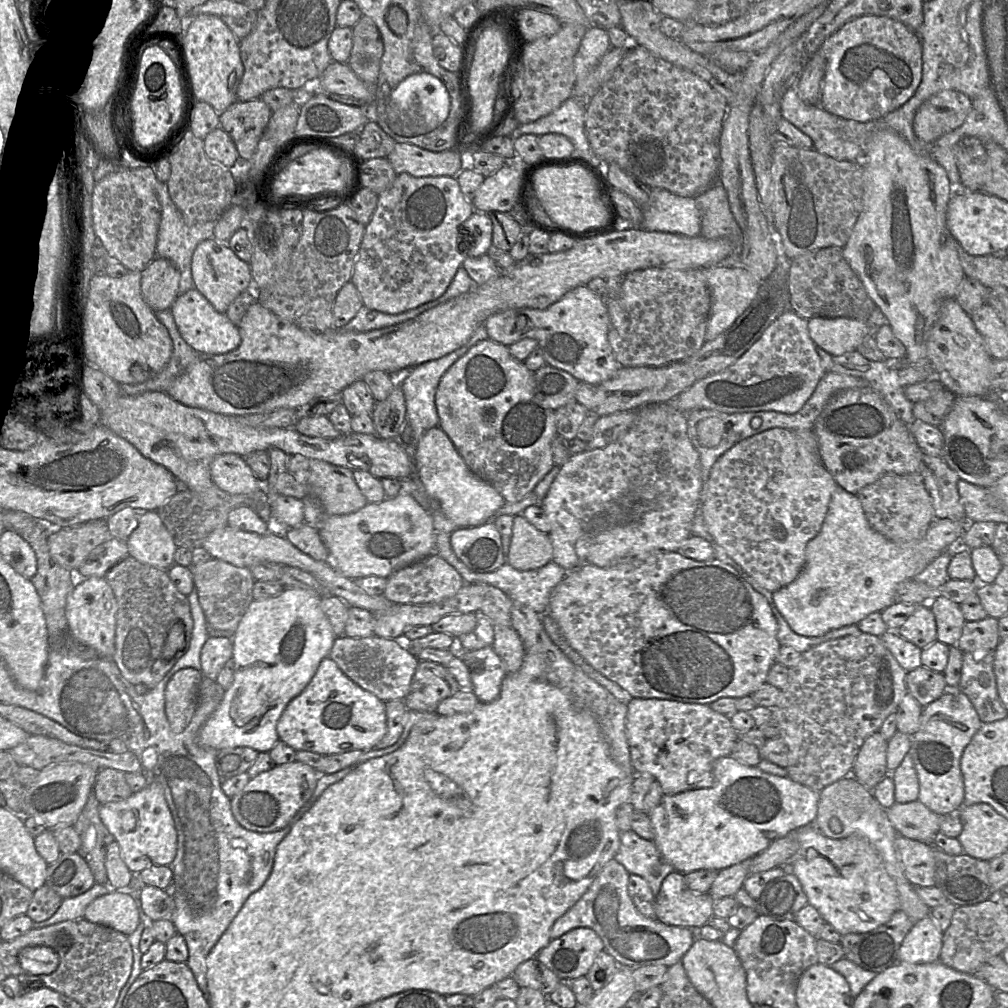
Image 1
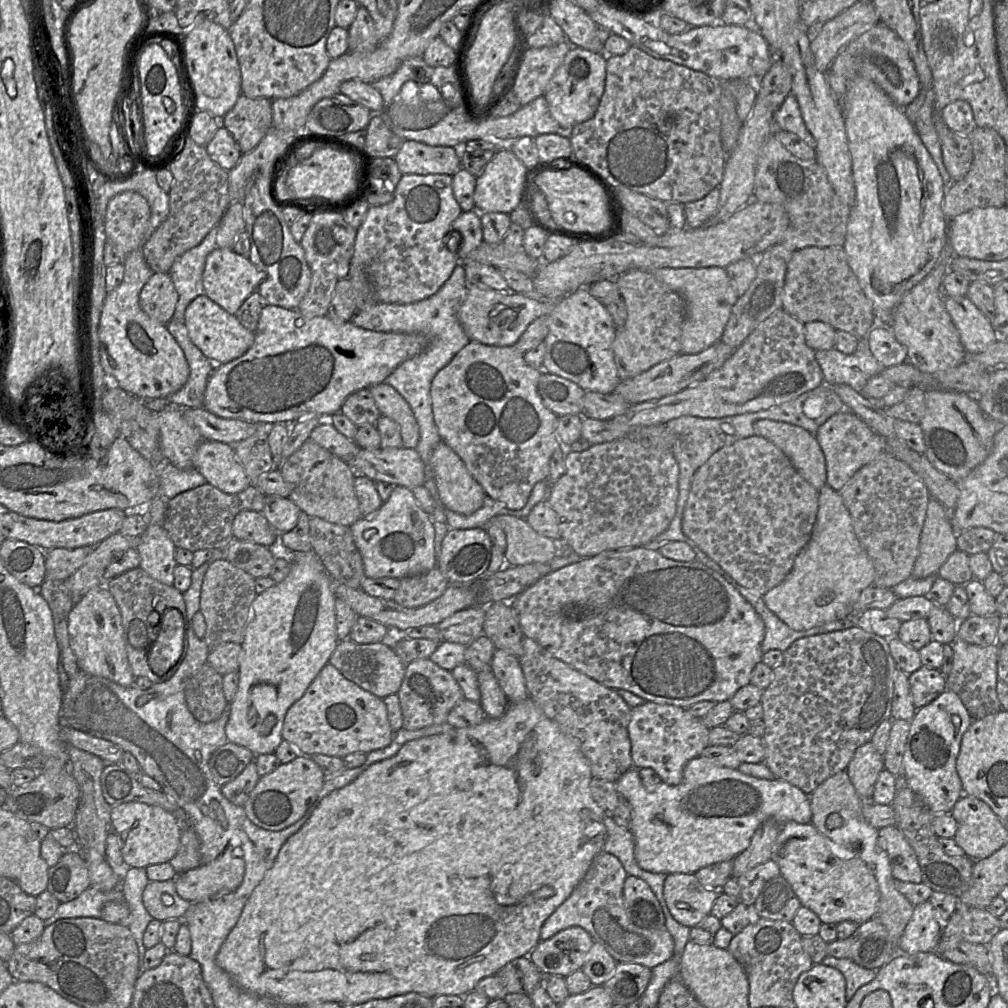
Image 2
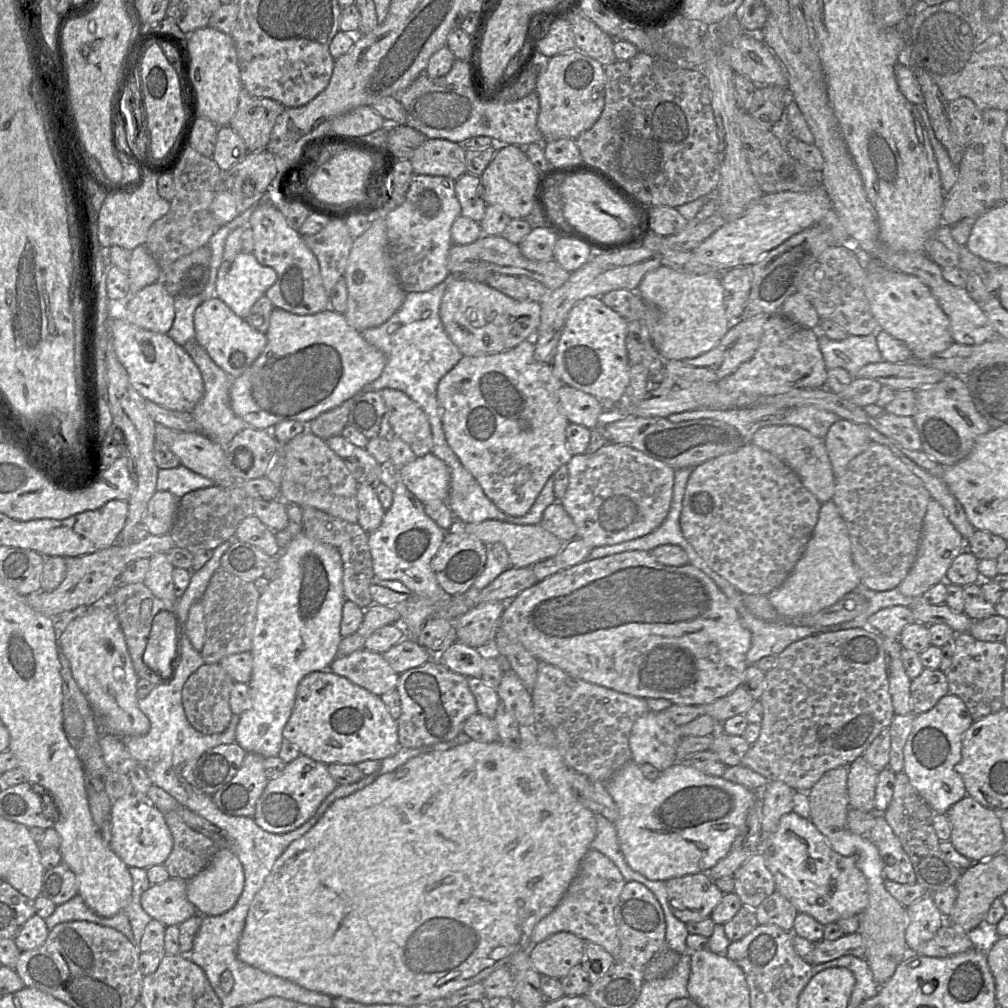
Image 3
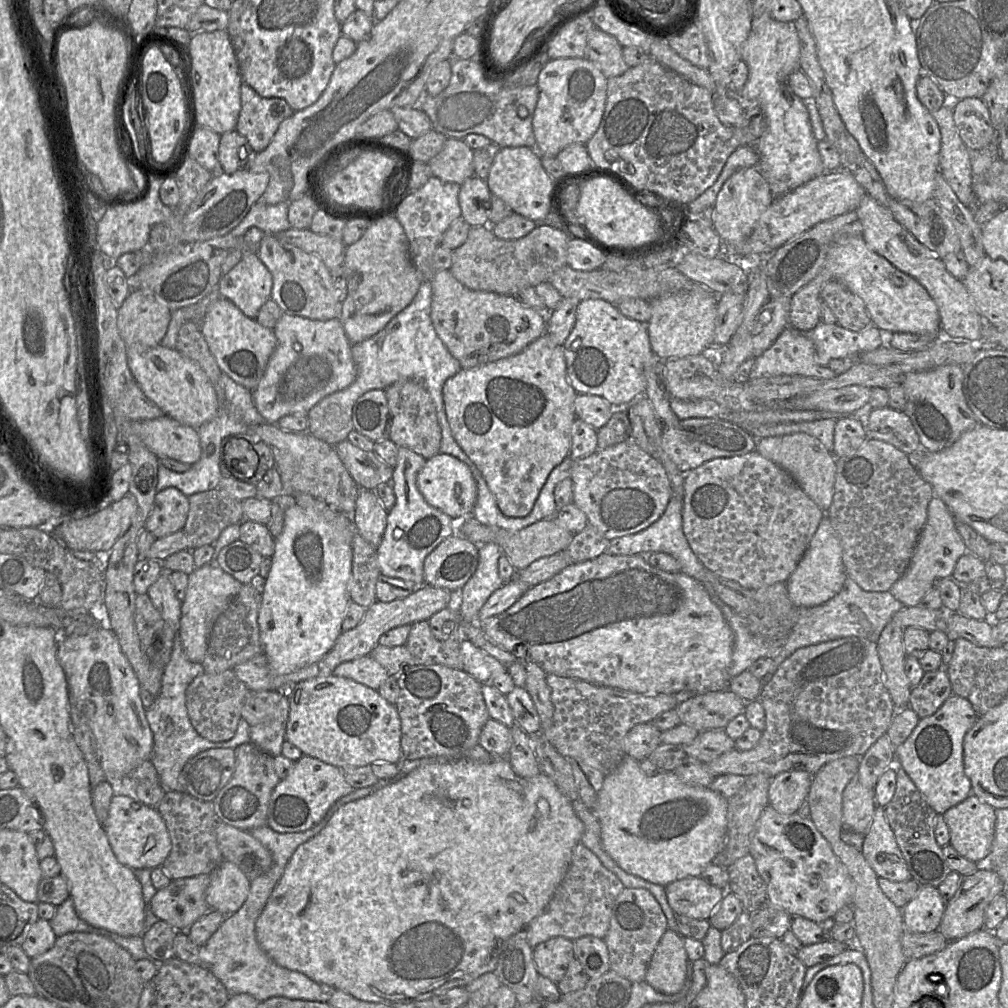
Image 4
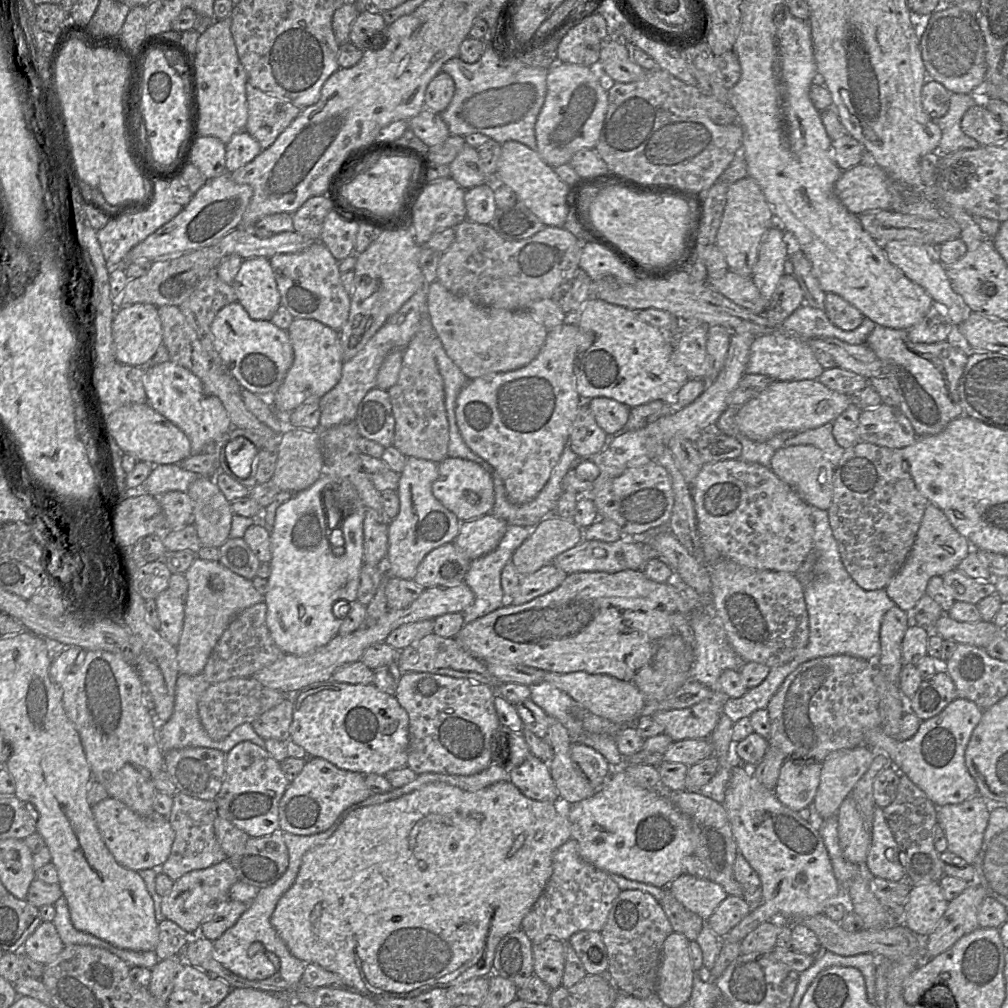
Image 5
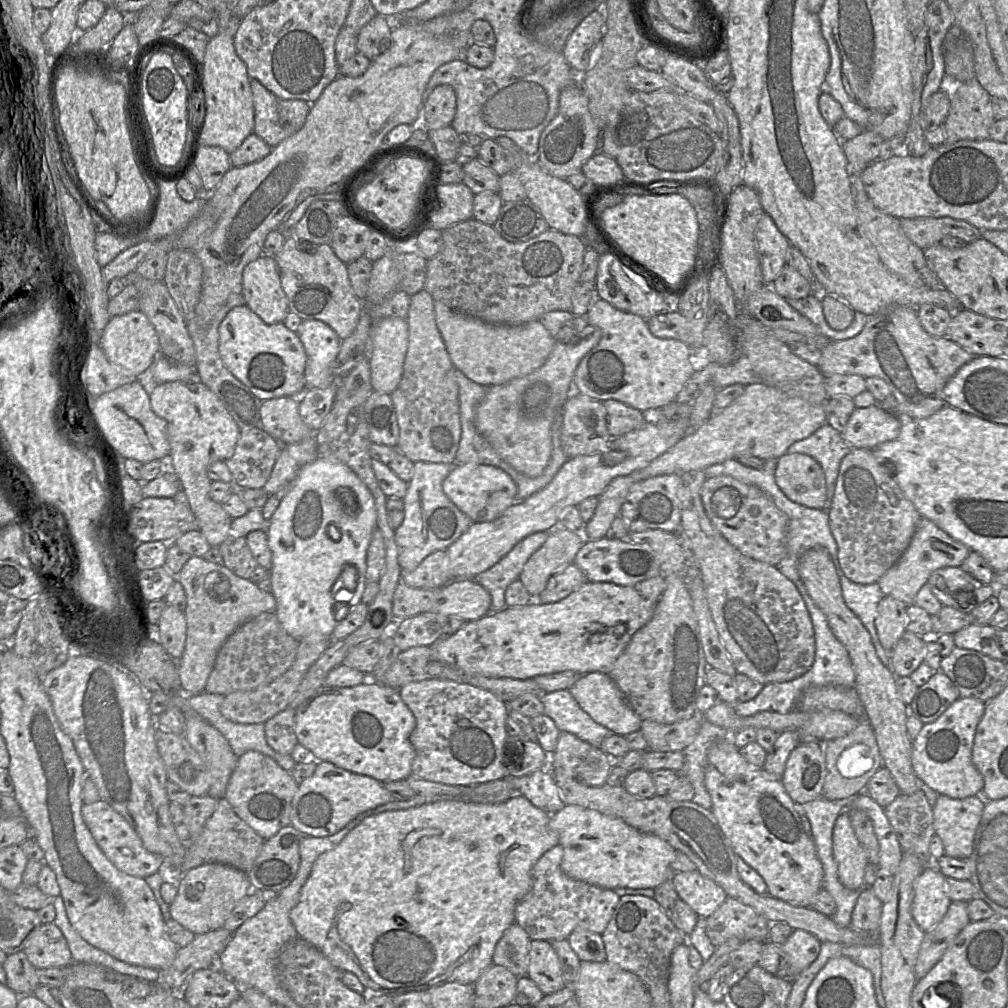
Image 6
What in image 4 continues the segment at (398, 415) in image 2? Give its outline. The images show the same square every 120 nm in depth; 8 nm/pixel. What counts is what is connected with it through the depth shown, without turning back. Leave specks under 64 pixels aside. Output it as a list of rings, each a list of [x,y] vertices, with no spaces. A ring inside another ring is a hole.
[[[419,379],[399,380],[385,389],[385,395],[391,413],[389,439],[398,447],[406,447],[425,459],[440,453],[441,427],[424,383]]]

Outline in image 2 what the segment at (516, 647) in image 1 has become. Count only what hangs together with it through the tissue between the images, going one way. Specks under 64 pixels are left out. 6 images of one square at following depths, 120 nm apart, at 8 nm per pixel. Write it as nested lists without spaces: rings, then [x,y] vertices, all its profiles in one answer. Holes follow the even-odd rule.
[[[495,649],[492,671],[509,702],[521,702],[529,698],[518,657],[506,650]]]

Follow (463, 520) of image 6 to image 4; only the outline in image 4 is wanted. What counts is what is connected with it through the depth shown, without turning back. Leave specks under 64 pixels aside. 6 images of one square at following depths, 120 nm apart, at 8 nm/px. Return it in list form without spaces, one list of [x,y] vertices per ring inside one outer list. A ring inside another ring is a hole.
[[[406,447],[398,448],[397,463],[393,468],[392,477],[392,489],[396,502],[388,512],[384,536],[377,548],[381,575],[401,579],[415,586],[425,584],[424,561],[426,557],[443,540],[456,533],[456,521],[429,505],[417,487],[417,475],[426,460]]]

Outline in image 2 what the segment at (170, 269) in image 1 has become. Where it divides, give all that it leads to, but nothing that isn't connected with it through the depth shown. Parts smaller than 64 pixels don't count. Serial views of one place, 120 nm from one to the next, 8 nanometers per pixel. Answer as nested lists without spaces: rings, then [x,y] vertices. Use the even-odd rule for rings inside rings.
[[[153,273],[139,296],[142,310],[162,325],[172,319],[177,302],[178,293],[169,273]]]

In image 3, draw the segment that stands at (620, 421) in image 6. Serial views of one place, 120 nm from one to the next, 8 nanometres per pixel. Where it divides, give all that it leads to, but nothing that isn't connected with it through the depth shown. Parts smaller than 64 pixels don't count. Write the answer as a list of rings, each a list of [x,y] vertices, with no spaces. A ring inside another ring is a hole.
[[[563,384],[559,391],[561,408],[570,423],[583,425],[590,430],[599,425],[603,402],[595,396]]]

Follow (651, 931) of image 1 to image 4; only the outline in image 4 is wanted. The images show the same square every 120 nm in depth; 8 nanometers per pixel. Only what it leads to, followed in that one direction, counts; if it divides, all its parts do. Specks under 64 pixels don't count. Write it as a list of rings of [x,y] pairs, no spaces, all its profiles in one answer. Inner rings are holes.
[[[579,842],[573,848],[568,870],[548,906],[530,922],[524,937],[532,948],[557,936],[572,941],[586,935],[604,939],[610,926],[614,902],[623,889],[624,885],[620,879]]]

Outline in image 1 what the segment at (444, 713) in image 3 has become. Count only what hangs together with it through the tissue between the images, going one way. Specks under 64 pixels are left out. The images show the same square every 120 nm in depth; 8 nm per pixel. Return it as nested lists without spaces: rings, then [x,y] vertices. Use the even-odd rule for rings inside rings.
[[[422,660],[413,675],[410,690],[403,700],[409,710],[435,712],[442,700],[453,696],[460,689],[458,682],[445,666]]]

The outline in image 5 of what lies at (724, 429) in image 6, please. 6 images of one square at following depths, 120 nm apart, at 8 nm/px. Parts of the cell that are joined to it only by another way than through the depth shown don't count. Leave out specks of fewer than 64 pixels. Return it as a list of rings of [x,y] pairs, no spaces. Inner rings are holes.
[[[818,380],[774,381],[756,398],[738,408],[736,424],[739,432],[750,440],[764,442],[786,431],[796,435],[833,422],[855,401],[855,396],[833,391]]]

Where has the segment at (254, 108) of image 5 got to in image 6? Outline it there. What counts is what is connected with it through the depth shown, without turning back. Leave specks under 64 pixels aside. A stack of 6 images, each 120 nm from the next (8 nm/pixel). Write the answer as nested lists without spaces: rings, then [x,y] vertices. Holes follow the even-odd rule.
[[[250,78],[250,87],[254,106],[253,133],[263,139],[271,148],[303,127],[311,104],[300,99],[280,99],[256,79]]]

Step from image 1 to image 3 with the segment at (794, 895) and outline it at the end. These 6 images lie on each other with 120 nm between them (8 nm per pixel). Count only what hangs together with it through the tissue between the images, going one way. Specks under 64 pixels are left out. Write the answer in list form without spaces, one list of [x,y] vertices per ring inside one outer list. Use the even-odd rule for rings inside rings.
[[[775,891],[755,909],[758,925],[776,925],[792,931],[794,920],[799,912],[779,892]]]

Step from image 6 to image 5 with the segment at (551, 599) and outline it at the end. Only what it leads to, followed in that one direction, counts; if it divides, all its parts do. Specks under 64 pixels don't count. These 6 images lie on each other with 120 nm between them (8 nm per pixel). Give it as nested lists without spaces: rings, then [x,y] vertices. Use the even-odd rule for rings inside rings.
[[[546,565],[527,576],[521,576],[521,581],[512,597],[505,598],[505,605],[521,605],[542,596],[559,587],[568,574],[555,567]]]

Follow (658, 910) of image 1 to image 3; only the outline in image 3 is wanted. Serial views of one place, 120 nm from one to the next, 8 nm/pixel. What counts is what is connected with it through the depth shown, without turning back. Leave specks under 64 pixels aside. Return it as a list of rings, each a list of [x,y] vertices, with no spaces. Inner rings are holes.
[[[707,873],[672,878],[665,883],[669,908],[683,923],[710,917],[724,895]]]

